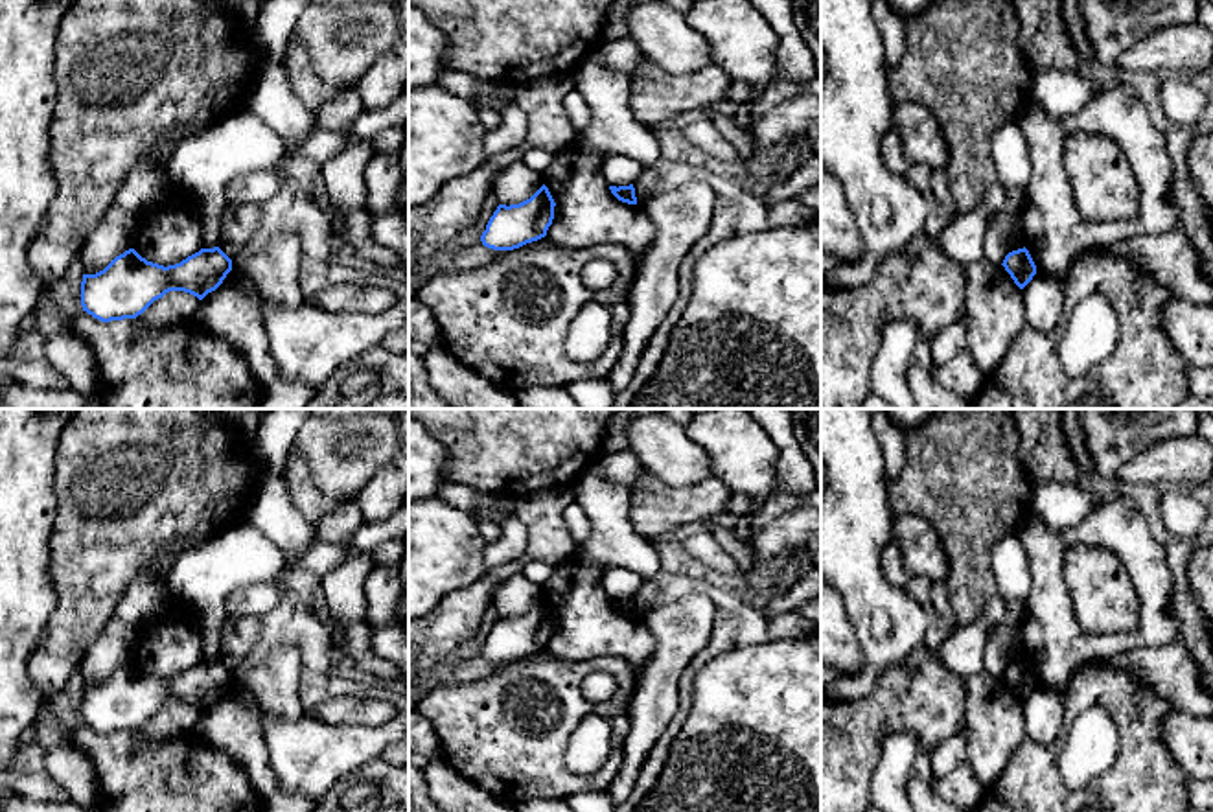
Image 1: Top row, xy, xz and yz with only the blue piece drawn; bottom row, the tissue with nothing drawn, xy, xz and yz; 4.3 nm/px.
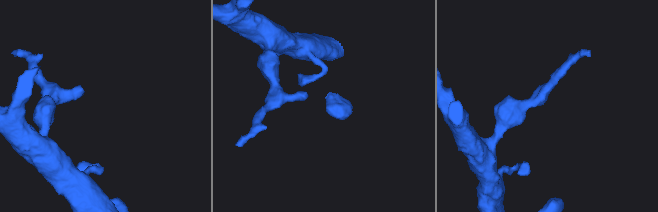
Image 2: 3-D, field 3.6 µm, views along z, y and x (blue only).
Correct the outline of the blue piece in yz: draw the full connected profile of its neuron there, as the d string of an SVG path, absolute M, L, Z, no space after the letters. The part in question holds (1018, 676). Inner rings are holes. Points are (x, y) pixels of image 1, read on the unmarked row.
M1025 659L1009 665L1001 678L1020 702L1023 702L1036 687L1036 678Z

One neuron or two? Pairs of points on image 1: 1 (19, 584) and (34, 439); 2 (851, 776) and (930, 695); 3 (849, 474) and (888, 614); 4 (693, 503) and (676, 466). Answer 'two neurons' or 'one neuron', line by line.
1: one neuron
2: one neuron
3: one neuron
4: two neurons

